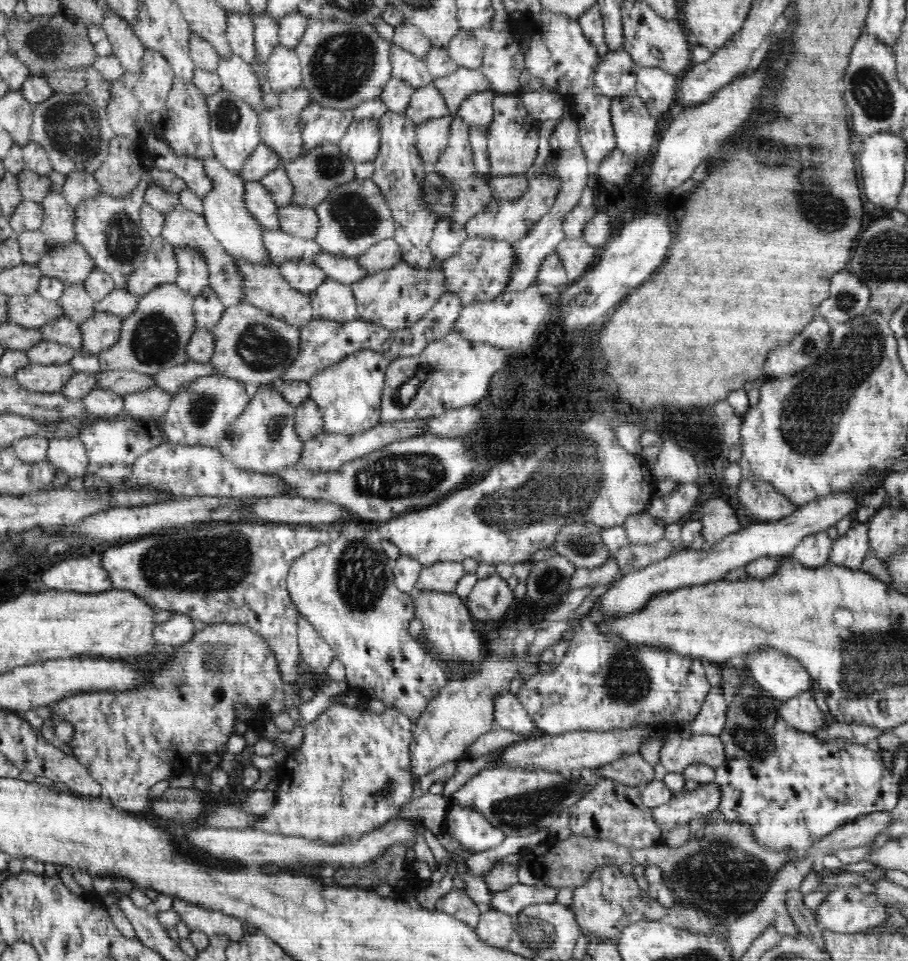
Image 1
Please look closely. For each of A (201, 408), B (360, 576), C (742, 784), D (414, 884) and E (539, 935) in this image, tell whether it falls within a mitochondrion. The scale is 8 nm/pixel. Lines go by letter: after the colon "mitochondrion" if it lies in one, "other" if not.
A: mitochondrion
B: mitochondrion
C: other
D: other
E: mitochondrion

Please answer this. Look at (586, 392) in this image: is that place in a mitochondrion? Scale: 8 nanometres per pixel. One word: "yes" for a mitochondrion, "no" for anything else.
no

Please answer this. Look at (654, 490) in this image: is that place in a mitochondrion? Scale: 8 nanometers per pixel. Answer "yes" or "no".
no

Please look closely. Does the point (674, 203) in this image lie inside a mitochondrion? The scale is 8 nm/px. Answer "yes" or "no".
no

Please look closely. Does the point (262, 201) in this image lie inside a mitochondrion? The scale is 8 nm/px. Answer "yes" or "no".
no

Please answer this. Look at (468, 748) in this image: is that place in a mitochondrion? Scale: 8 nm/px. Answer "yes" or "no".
no

